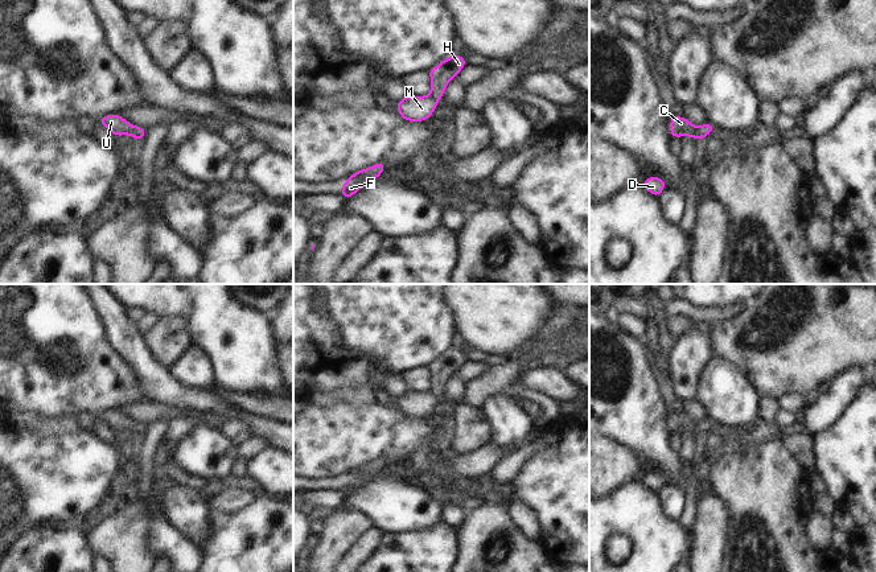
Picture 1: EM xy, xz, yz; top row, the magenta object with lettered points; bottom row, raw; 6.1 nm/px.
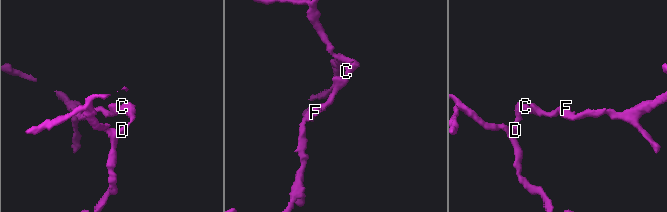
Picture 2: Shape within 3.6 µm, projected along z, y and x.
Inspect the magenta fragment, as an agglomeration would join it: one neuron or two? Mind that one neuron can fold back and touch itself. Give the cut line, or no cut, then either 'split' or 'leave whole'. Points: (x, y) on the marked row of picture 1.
no cut; leave whole

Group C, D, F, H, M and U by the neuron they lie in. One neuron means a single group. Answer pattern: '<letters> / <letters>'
C D F H M U

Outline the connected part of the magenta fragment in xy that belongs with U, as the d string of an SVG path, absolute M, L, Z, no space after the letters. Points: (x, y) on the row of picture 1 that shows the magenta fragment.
M107 114L102 116L98 122L100 125L106 127L115 137L128 135L135 137L137 143L141 141L148 131L144 127L136 127L135 124L127 122L119 114Z

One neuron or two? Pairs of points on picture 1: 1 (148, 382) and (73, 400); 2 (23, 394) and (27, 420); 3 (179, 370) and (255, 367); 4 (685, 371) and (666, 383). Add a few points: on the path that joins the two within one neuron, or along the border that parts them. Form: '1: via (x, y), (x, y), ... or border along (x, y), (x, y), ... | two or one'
1: border along (122, 358), (136, 377), (143, 398) | two
2: border along (13, 411), (33, 415) | two
3: border along (193, 344), (205, 353), (213, 370), (214, 383) | two
4: border along (669, 374), (674, 394), (682, 402) | two

